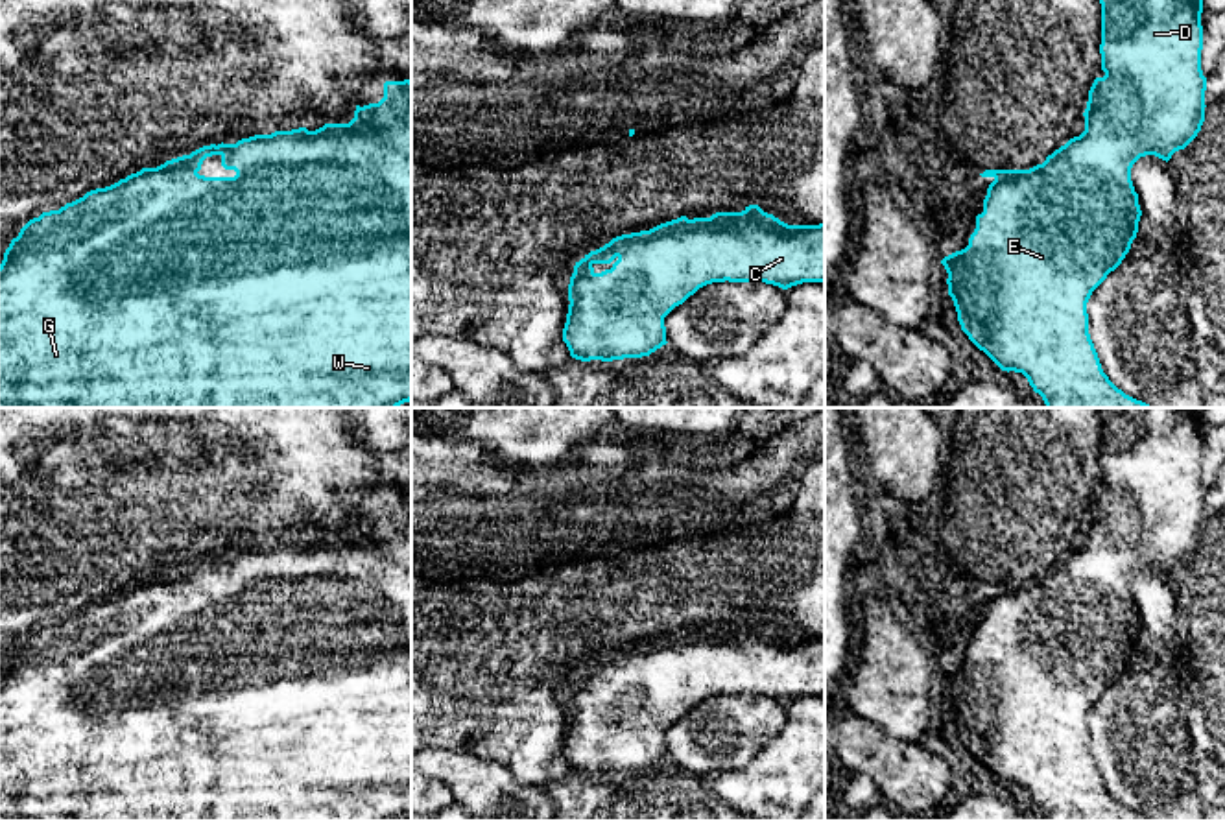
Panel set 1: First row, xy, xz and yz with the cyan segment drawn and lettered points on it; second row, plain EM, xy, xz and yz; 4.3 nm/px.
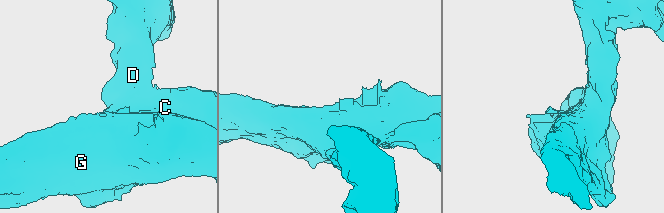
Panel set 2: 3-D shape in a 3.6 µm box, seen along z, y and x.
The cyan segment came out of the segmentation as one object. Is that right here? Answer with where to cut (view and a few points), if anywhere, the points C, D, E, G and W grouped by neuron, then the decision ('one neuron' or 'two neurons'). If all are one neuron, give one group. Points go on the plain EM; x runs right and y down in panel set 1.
cut none; groups C D E G W; one neuron

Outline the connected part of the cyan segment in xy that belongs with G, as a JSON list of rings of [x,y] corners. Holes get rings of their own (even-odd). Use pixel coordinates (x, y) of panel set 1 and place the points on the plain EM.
[[[404,493],[404,494],[386,494],[386,496],[384,496],[384,511],[382,511],[382,513],[380,513],[380,515],[378,515],[378,517],[369,517],[369,518],[363,518],[363,520],[360,520],[360,518],[356,518],[356,524],[354,524],[354,531],[352,531],[352,533],[351,533],[351,535],[349,535],[349,537],[325,537],[325,539],[323,539],[323,541],[319,541],[319,542],[315,542],[315,544],[308,544],[308,542],[306,542],[306,541],[299,541],[299,542],[291,542],[291,544],[275,544],[275,546],[271,546],[271,548],[255,548],[255,550],[249,550],[249,552],[242,552],[242,553],[238,553],[238,555],[236,555],[236,557],[223,557],[223,555],[221,555],[221,557],[218,557],[218,559],[216,559],[216,557],[210,557],[210,559],[203,559],[203,561],[199,561],[199,563],[196,563],[196,565],[192,565],[192,566],[190,566],[190,568],[183,568],[183,570],[177,570],[177,572],[172,572],[172,574],[166,574],[166,576],[164,576],[164,577],[161,577],[161,579],[157,579],[157,581],[142,581],[142,583],[140,583],[140,585],[137,585],[137,587],[131,587],[131,589],[127,589],[127,590],[125,590],[125,592],[120,592],[120,594],[118,594],[118,596],[114,596],[114,598],[111,598],[111,600],[105,600],[105,601],[96,601],[96,603],[90,603],[90,605],[87,605],[87,607],[85,607],[85,609],[83,609],[83,611],[79,611],[79,613],[76,613],[76,614],[72,614],[72,616],[66,616],[66,618],[65,618],[65,620],[61,620],[61,622],[59,622],[59,624],[50,624],[50,625],[42,625],[42,627],[41,627],[41,629],[39,629],[39,631],[33,631],[33,633],[30,633],[30,635],[28,635],[28,637],[26,637],[26,638],[24,638],[24,640],[22,640],[22,642],[20,642],[20,646],[18,646],[18,649],[17,649],[17,651],[13,651],[13,653],[11,653],[11,657],[9,657],[9,660],[7,660],[7,662],[6,662],[6,666],[4,666],[4,673],[2,673],[2,677],[0,677],[0,821],[398,821],[398,819],[400,819],[400,817],[404,817],[404,815],[410,815],[410,814],[411,814],[411,494],[410,494],[410,493]],[[212,568],[220,568],[220,570],[221,570],[221,579],[223,579],[223,581],[225,581],[225,583],[234,583],[234,585],[236,585],[236,589],[234,589],[234,590],[205,590],[205,589],[199,589],[199,587],[197,587],[197,585],[199,585],[199,583],[201,583],[201,577],[203,577],[203,574],[205,574],[205,572],[207,572],[207,570],[212,570]]]

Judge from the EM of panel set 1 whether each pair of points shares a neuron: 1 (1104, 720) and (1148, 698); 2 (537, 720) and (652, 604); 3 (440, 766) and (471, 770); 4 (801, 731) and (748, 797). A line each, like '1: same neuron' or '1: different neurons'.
1: same neuron
2: same neuron
3: same neuron
4: same neuron

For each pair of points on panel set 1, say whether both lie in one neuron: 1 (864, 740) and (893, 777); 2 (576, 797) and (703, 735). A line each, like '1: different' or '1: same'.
1: same
2: different

